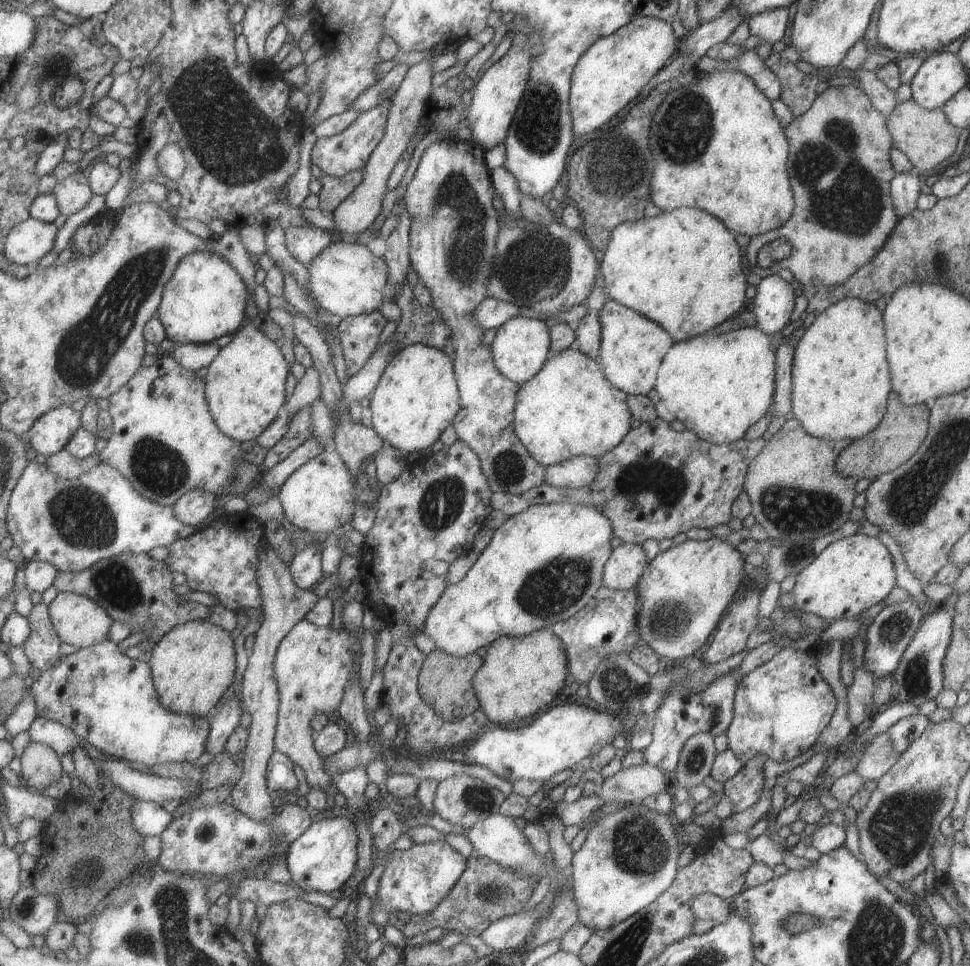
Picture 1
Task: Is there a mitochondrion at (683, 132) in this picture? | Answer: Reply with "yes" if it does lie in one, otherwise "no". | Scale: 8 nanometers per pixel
yes

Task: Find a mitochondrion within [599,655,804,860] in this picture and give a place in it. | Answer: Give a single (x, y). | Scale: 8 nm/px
(620, 688)

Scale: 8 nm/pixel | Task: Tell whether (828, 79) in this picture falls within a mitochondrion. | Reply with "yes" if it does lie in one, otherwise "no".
no

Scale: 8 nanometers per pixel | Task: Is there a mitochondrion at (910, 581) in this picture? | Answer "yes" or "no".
no

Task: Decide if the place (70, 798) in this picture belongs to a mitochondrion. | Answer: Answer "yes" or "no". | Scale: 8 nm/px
no

